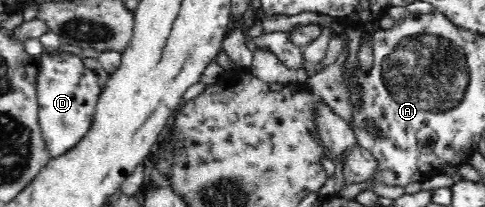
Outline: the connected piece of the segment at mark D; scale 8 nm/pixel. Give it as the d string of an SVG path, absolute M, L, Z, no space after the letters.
M46 50L36 59L38 123L48 151L56 157L70 151L90 131L99 97L106 90L110 74L101 66L86 68L83 58L74 52Z

